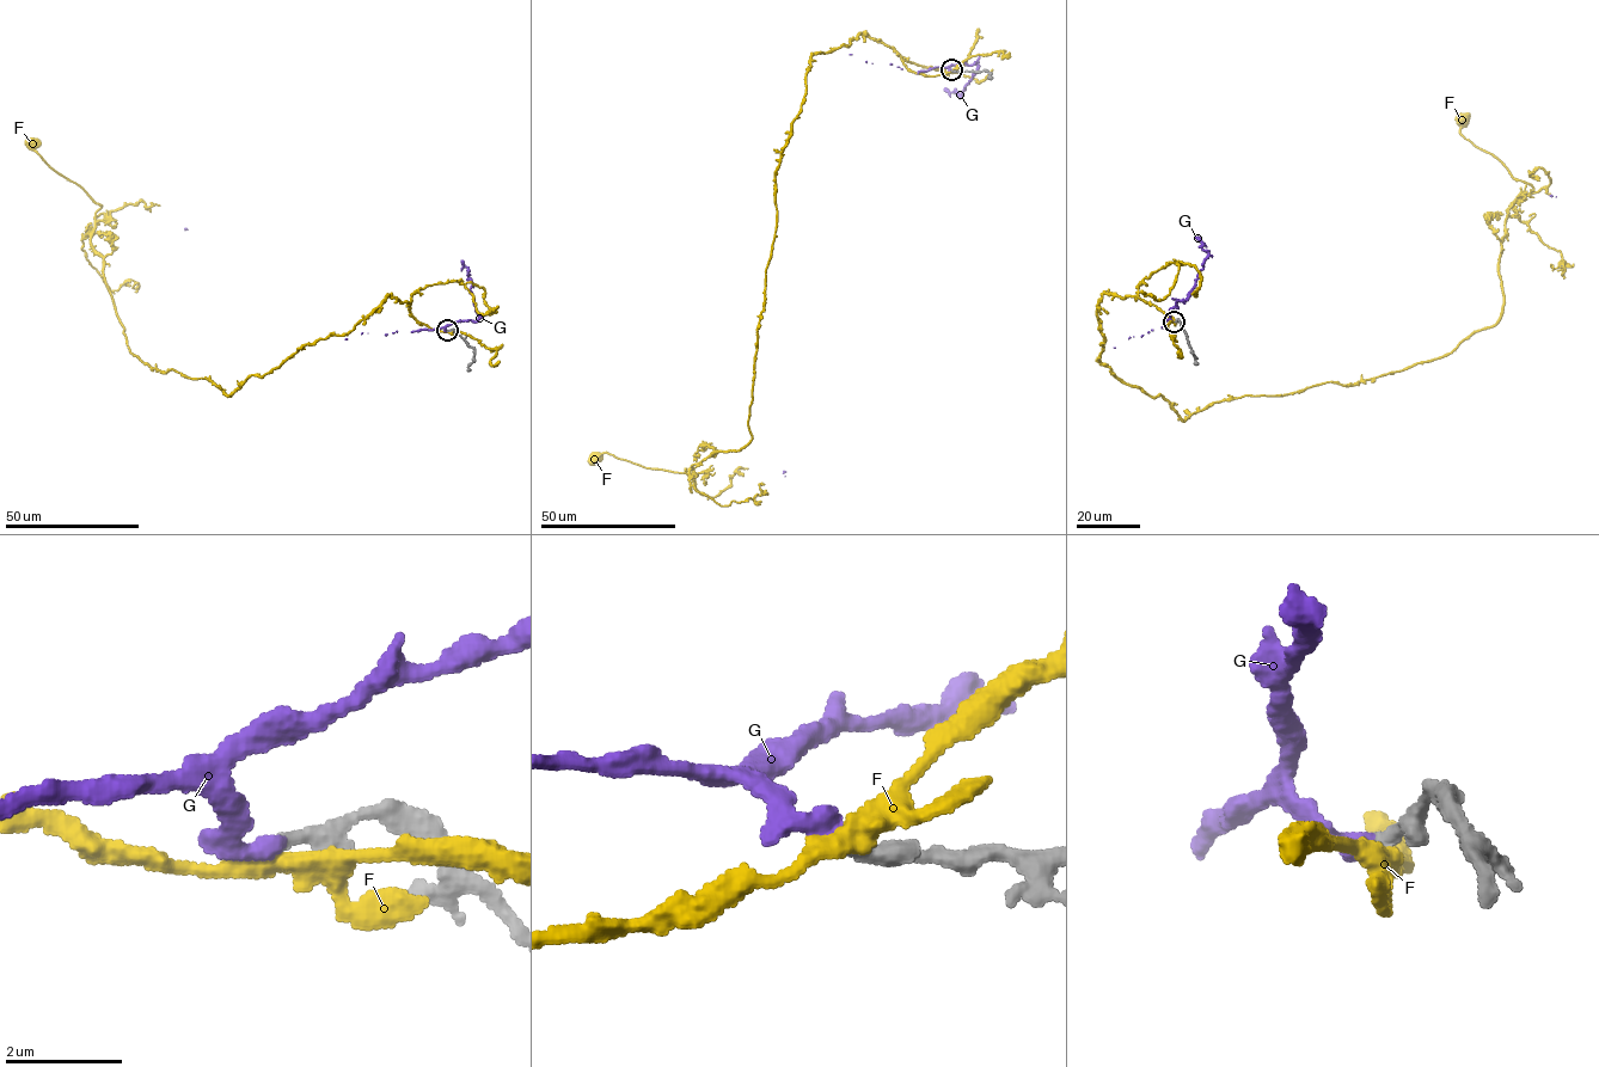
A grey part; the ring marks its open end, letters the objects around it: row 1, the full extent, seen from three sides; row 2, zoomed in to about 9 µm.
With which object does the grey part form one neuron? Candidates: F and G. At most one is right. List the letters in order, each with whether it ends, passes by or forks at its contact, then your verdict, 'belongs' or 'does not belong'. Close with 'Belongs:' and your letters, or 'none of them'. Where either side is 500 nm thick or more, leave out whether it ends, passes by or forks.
F: it passes by; does not belong
G: it passes by; belongs
Belongs: G

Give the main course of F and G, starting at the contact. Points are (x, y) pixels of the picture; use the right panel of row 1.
F: (1175, 322), (1104, 294), (1097, 359), (1184, 419), (1402, 371), (1492, 327), (1505, 219), (1533, 191), (1463, 118)
G: (1174, 322), (1170, 312), (1190, 294), (1208, 253), (1201, 247), (1202, 241), (1206, 246), (1556, 197)

